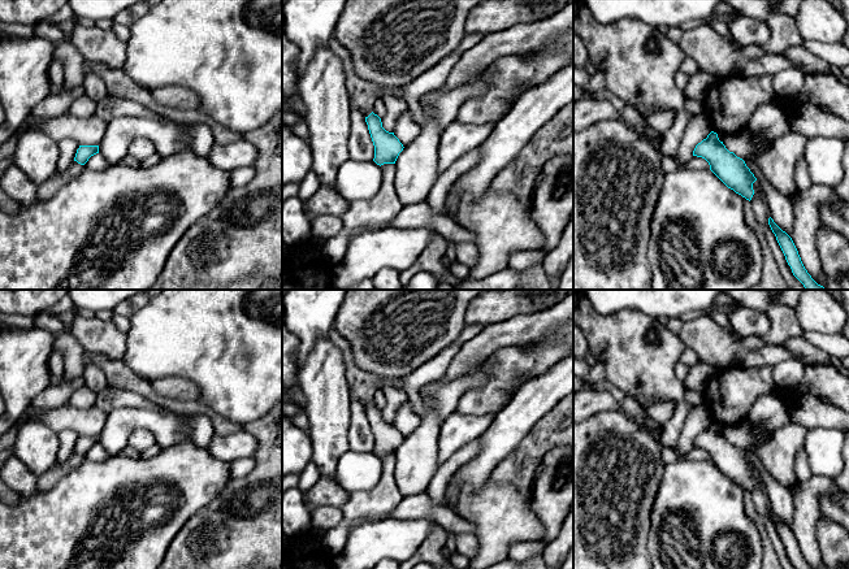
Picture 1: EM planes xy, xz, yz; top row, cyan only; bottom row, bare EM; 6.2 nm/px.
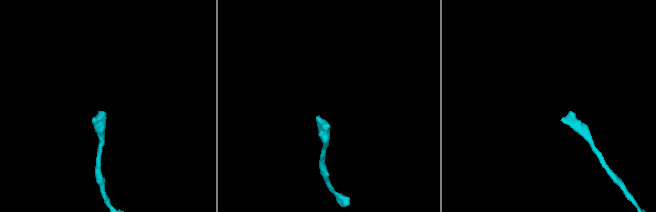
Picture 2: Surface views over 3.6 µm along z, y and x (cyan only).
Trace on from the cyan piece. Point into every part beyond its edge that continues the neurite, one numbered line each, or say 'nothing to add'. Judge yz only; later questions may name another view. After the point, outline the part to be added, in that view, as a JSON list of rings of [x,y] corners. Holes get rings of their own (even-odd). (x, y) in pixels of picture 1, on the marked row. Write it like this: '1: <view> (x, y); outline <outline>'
nothing to add

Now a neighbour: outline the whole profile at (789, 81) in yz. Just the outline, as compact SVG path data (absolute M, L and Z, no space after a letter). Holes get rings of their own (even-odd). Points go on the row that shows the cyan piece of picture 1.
M797 68L781 70L772 77L774 90L780 97L800 94L803 84L803 78L803 73Z

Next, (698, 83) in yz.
M698 70L696 74L688 77L688 84L683 90L686 99L703 101L709 88L715 83L716 78L709 73Z

